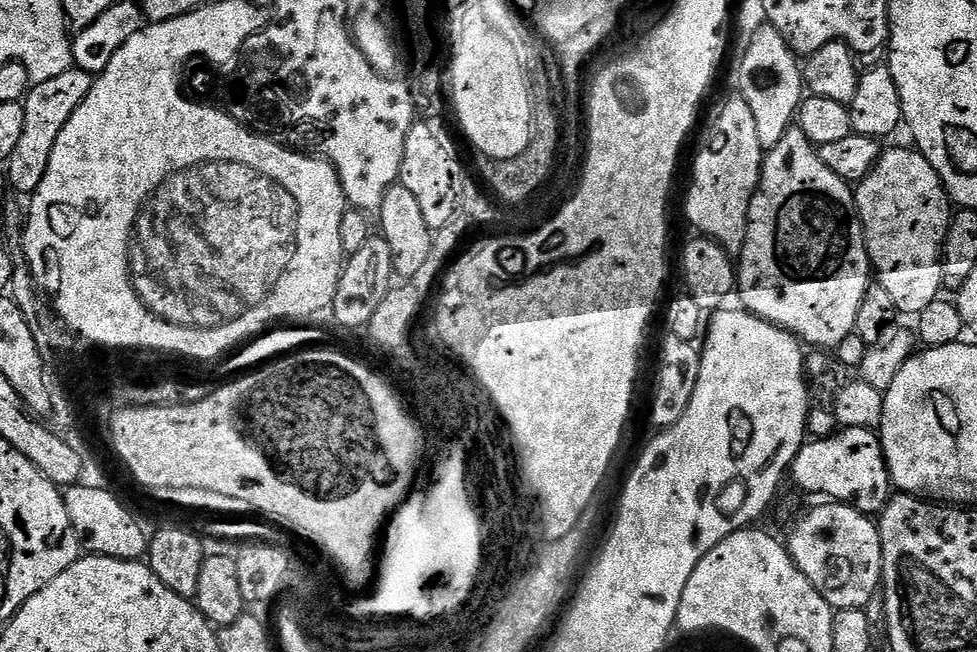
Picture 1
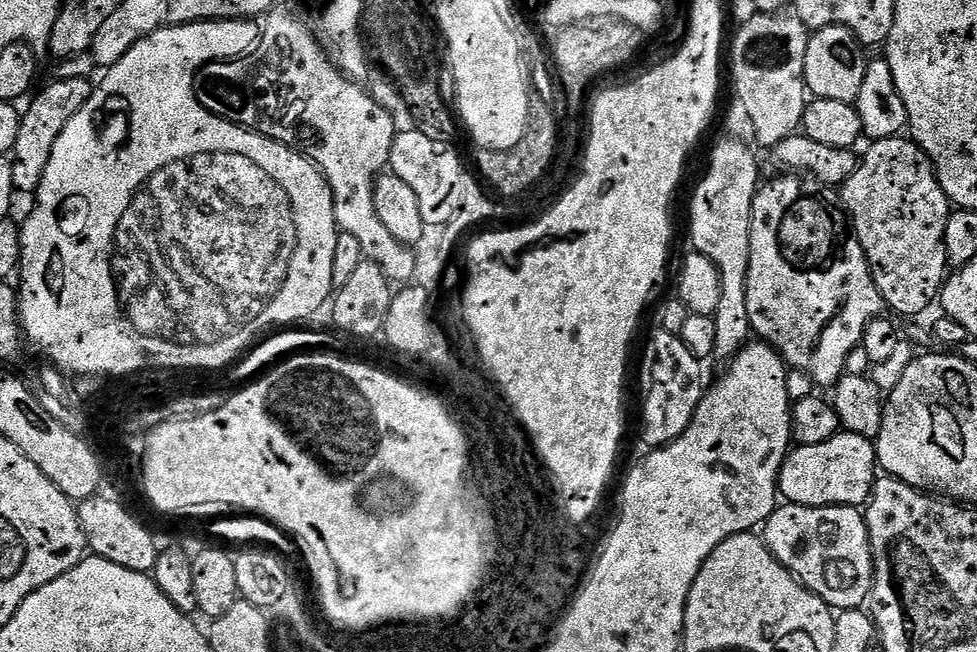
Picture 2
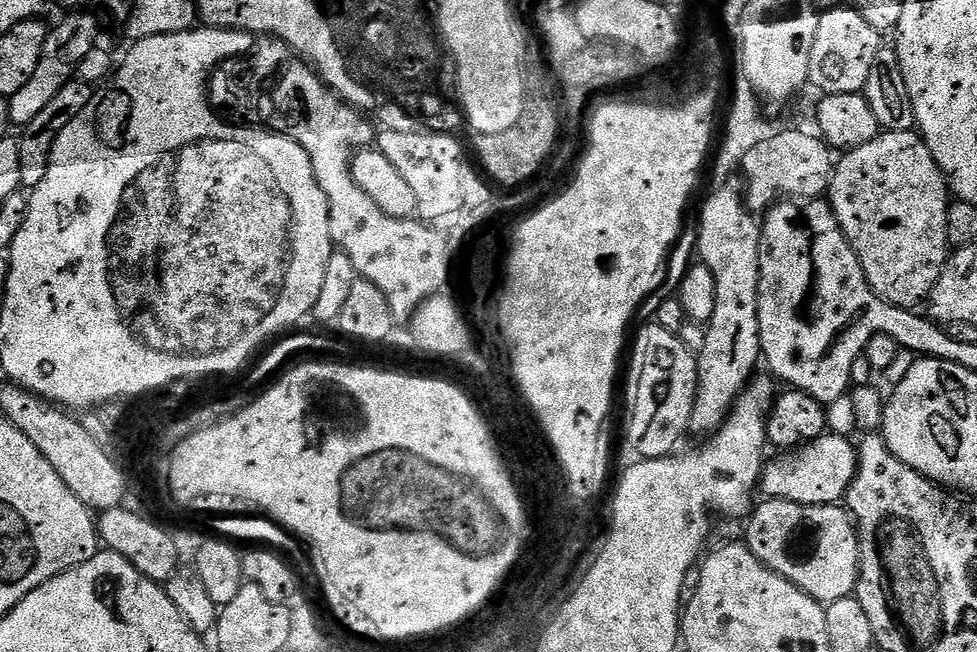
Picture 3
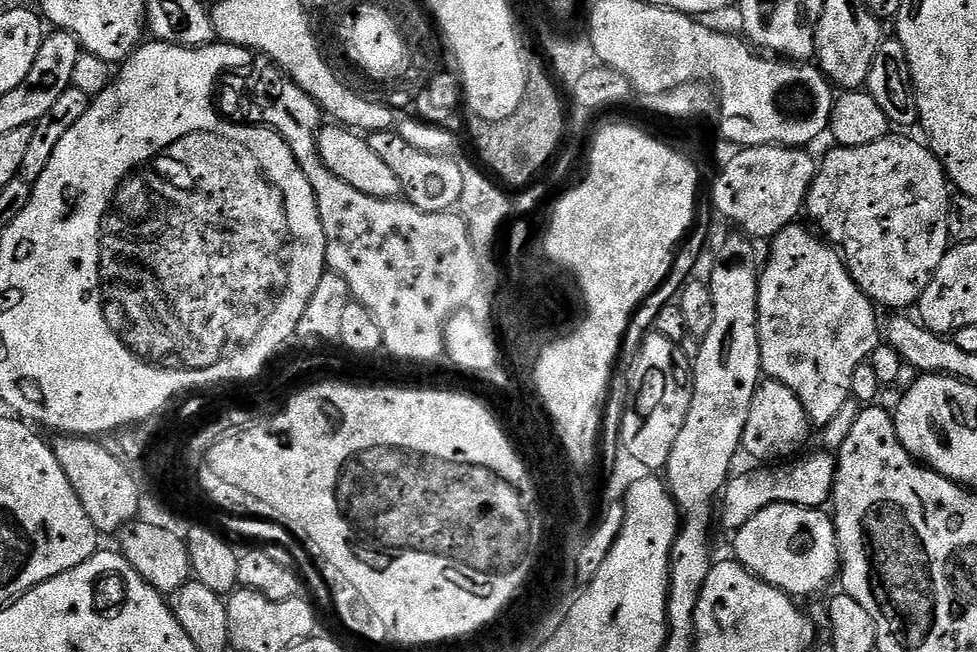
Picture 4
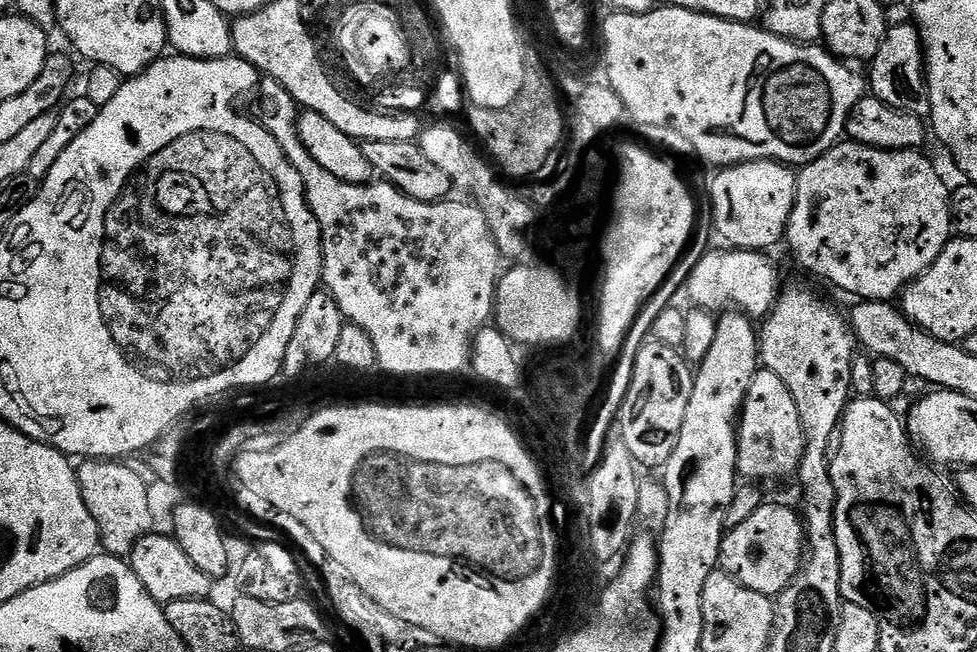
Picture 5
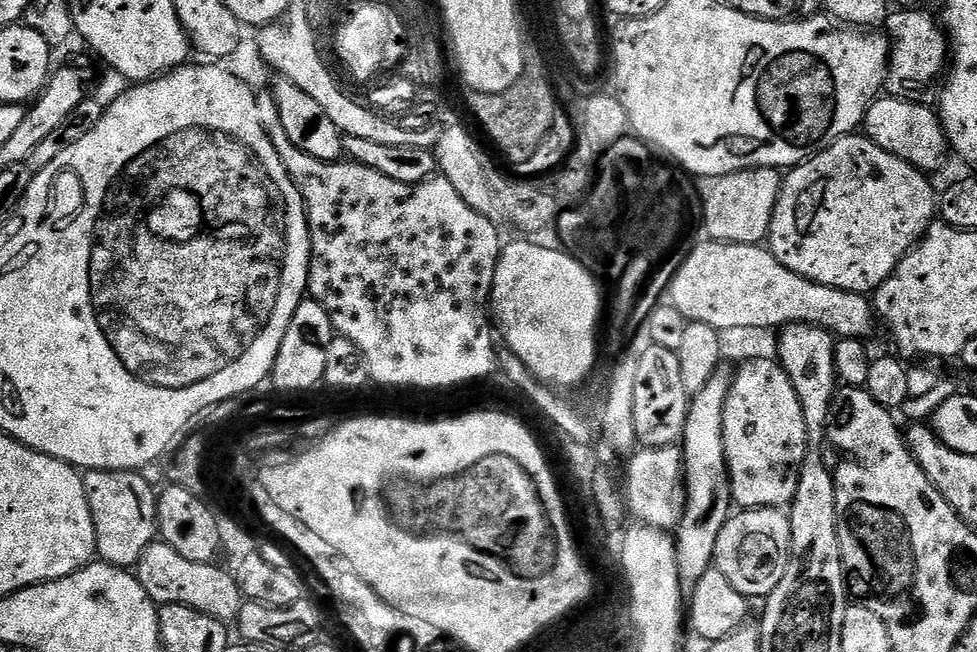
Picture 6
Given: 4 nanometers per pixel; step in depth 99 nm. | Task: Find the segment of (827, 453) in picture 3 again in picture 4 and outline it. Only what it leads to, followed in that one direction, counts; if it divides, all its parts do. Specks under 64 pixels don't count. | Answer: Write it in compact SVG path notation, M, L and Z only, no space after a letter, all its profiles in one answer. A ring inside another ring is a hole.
M818 452L810 455L805 461L799 460L781 464L754 466L756 468L742 474L739 474L739 472L735 473L726 483L720 496L720 506L723 506L724 511L721 514L719 511L718 518L719 521L721 518L723 526L730 532L737 532L754 514L760 512L768 505L788 504L802 506L803 508L823 507L831 499L833 482L836 479L835 457L832 454L828 455L824 452Z

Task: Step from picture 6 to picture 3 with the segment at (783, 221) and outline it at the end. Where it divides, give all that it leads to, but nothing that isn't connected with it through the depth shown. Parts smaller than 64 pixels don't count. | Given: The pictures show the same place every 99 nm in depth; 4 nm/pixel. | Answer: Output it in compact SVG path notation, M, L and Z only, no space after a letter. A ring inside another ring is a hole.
M881 131L874 142L866 142L866 146L843 153L832 169L826 199L832 205L845 238L852 243L856 257L862 262L862 270L870 286L881 300L912 310L920 306L916 304L923 300L925 303L931 297L950 255L946 238L950 189L943 170L938 166L934 154L930 154L923 136L915 131Z

